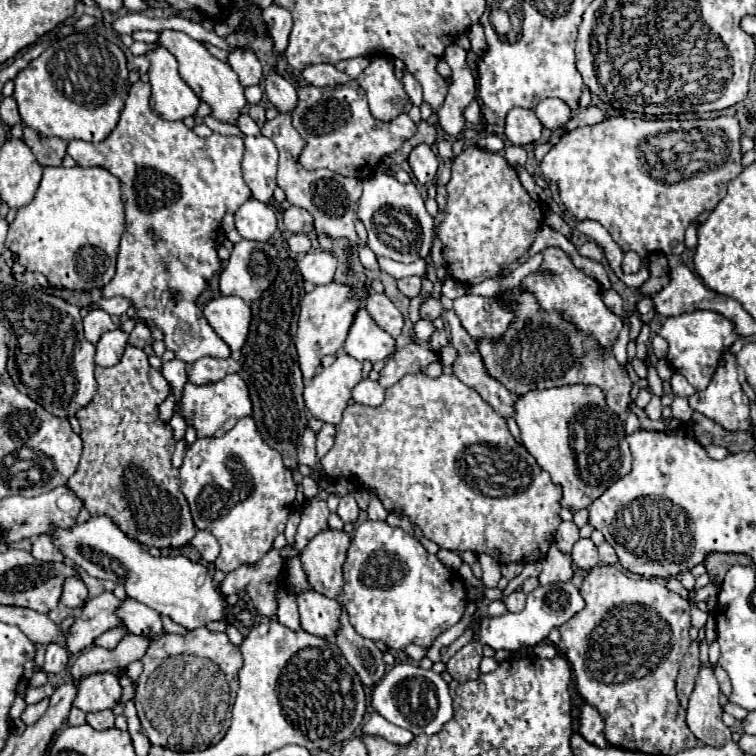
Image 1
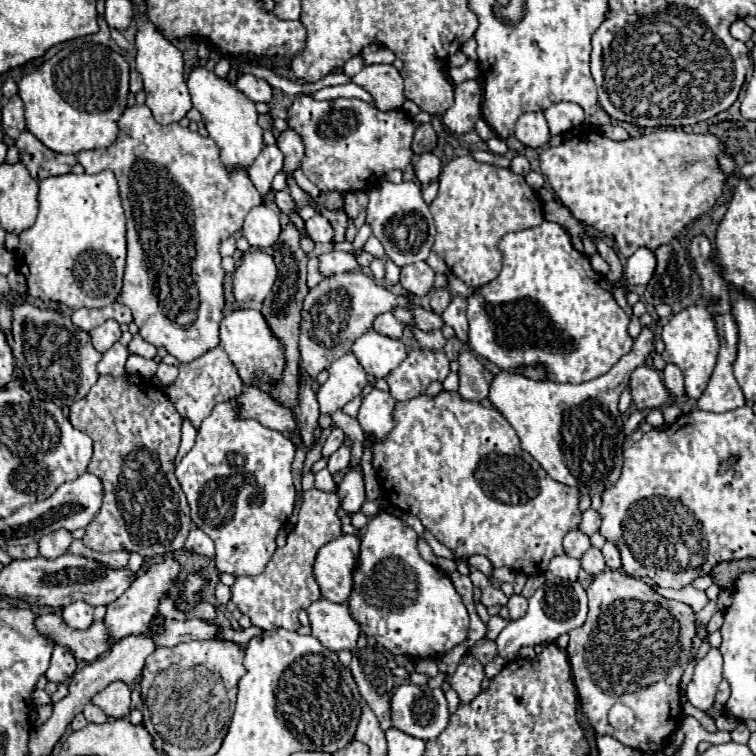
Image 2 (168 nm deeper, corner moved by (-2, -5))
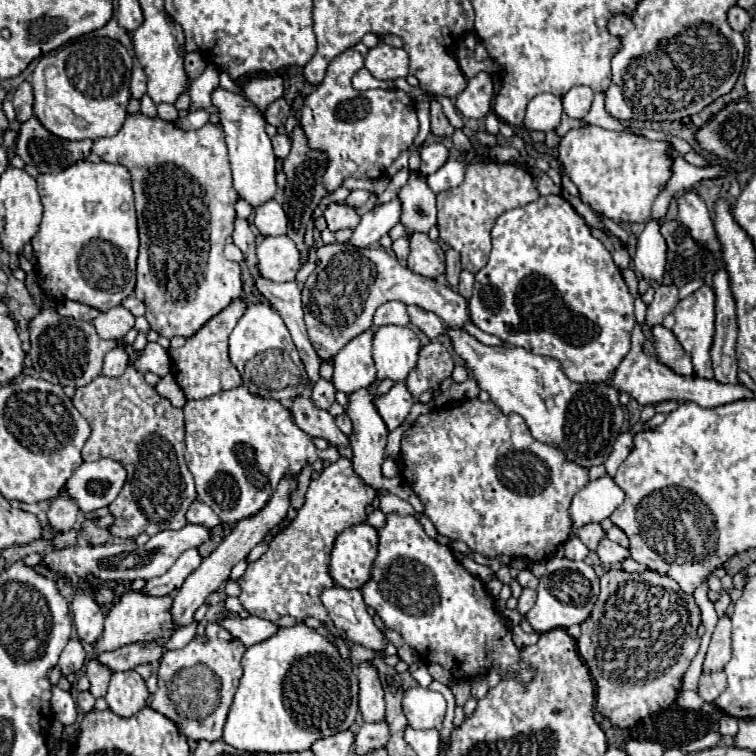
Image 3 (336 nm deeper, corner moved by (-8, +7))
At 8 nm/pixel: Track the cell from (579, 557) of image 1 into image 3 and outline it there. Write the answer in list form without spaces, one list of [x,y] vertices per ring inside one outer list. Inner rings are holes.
[[[604,538],[604,540],[600,542],[600,546],[598,546],[596,552],[598,552],[602,564],[606,564],[606,566],[610,566],[610,564],[618,564],[618,562],[622,562],[624,558],[630,556],[628,548],[620,546],[620,544],[616,544],[616,542],[608,540],[608,538]]]

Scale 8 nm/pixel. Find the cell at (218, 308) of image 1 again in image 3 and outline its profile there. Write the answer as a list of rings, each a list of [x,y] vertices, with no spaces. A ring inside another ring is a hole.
[[[250,304],[246,314],[238,320],[230,334],[230,360],[242,376],[242,384],[260,398],[272,398],[274,392],[280,392],[288,386],[300,392],[300,386],[306,384],[306,370],[298,358],[292,336],[282,316],[268,304]]]

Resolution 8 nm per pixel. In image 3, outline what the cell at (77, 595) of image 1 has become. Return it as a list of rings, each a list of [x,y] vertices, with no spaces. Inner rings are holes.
[[[78,592],[72,602],[72,612],[74,612],[74,624],[76,624],[80,640],[96,646],[104,630],[104,614],[100,606],[92,600],[92,596]]]

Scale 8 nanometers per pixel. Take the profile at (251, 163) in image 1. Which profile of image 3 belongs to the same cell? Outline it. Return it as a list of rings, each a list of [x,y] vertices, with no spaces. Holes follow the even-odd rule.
[[[276,134],[272,138],[272,146],[274,146],[274,154],[278,158],[286,158],[290,152],[290,138],[286,134]]]

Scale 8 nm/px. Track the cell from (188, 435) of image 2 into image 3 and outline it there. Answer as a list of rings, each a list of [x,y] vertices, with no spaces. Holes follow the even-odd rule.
[[[166,374],[166,376],[156,384],[156,392],[158,392],[162,398],[170,398],[172,404],[184,404],[184,402],[186,402],[184,392],[180,390],[180,386],[176,384],[176,380],[174,380],[172,374]]]

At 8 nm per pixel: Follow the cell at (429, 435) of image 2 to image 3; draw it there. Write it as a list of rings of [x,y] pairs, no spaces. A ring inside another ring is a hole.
[[[478,398],[422,414],[404,434],[402,462],[402,476],[424,504],[424,512],[436,530],[450,540],[462,540],[470,550],[486,558],[504,554],[510,558],[524,556],[530,562],[548,560],[568,540],[572,532],[568,516],[572,496],[588,482],[586,468],[568,460],[558,446],[538,442],[520,416],[506,416],[496,404],[480,402]]]

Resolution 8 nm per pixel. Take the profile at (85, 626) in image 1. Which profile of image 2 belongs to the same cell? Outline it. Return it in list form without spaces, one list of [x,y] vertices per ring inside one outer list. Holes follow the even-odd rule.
[[[166,554],[162,562],[150,564],[144,574],[136,576],[136,580],[130,584],[130,588],[120,598],[116,598],[114,602],[110,602],[106,606],[104,624],[106,624],[108,636],[116,642],[116,640],[122,640],[126,636],[142,634],[142,628],[146,628],[146,620],[156,616],[156,608],[160,604],[158,596],[162,596],[162,588],[166,588],[166,584],[170,584],[170,576],[178,576],[178,574],[180,574],[178,562],[170,554]]]

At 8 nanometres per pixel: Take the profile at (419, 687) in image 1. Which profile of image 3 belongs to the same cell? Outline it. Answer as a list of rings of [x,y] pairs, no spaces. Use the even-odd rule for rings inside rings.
[[[414,686],[404,694],[404,716],[408,724],[416,730],[440,728],[446,714],[446,700],[440,692],[430,692],[428,688]]]

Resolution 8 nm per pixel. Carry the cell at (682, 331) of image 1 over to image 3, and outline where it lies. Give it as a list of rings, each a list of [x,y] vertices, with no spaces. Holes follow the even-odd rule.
[[[702,286],[700,290],[696,290],[694,294],[690,294],[688,298],[680,300],[678,306],[674,308],[674,316],[676,316],[676,338],[680,340],[682,348],[686,352],[692,354],[692,364],[694,364],[694,372],[700,378],[714,378],[714,370],[712,370],[712,360],[710,360],[710,346],[712,346],[712,332],[714,332],[714,290],[712,286]]]

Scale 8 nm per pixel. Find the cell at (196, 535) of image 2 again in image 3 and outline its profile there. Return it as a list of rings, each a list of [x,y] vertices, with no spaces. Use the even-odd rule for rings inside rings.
[[[194,500],[186,512],[186,520],[192,522],[192,524],[208,524],[208,528],[214,528],[220,524],[220,518],[214,514],[214,510],[200,502],[200,500]]]

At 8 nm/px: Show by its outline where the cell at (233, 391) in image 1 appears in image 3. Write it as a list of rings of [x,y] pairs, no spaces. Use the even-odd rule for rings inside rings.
[[[298,396],[290,410],[292,410],[296,424],[306,434],[324,438],[330,446],[336,446],[336,448],[350,446],[348,436],[338,430],[338,426],[334,424],[334,418],[326,410],[316,408],[308,396]]]

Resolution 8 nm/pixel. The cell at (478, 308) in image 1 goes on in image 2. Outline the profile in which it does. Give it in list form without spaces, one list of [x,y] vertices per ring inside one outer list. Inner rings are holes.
[[[544,220],[538,228],[506,234],[500,240],[500,250],[504,254],[500,276],[468,298],[468,344],[478,356],[490,360],[500,370],[544,364],[548,368],[548,380],[580,384],[606,374],[632,350],[634,340],[628,334],[630,318],[616,304],[606,278],[594,272],[584,254],[574,250],[564,228]]]

